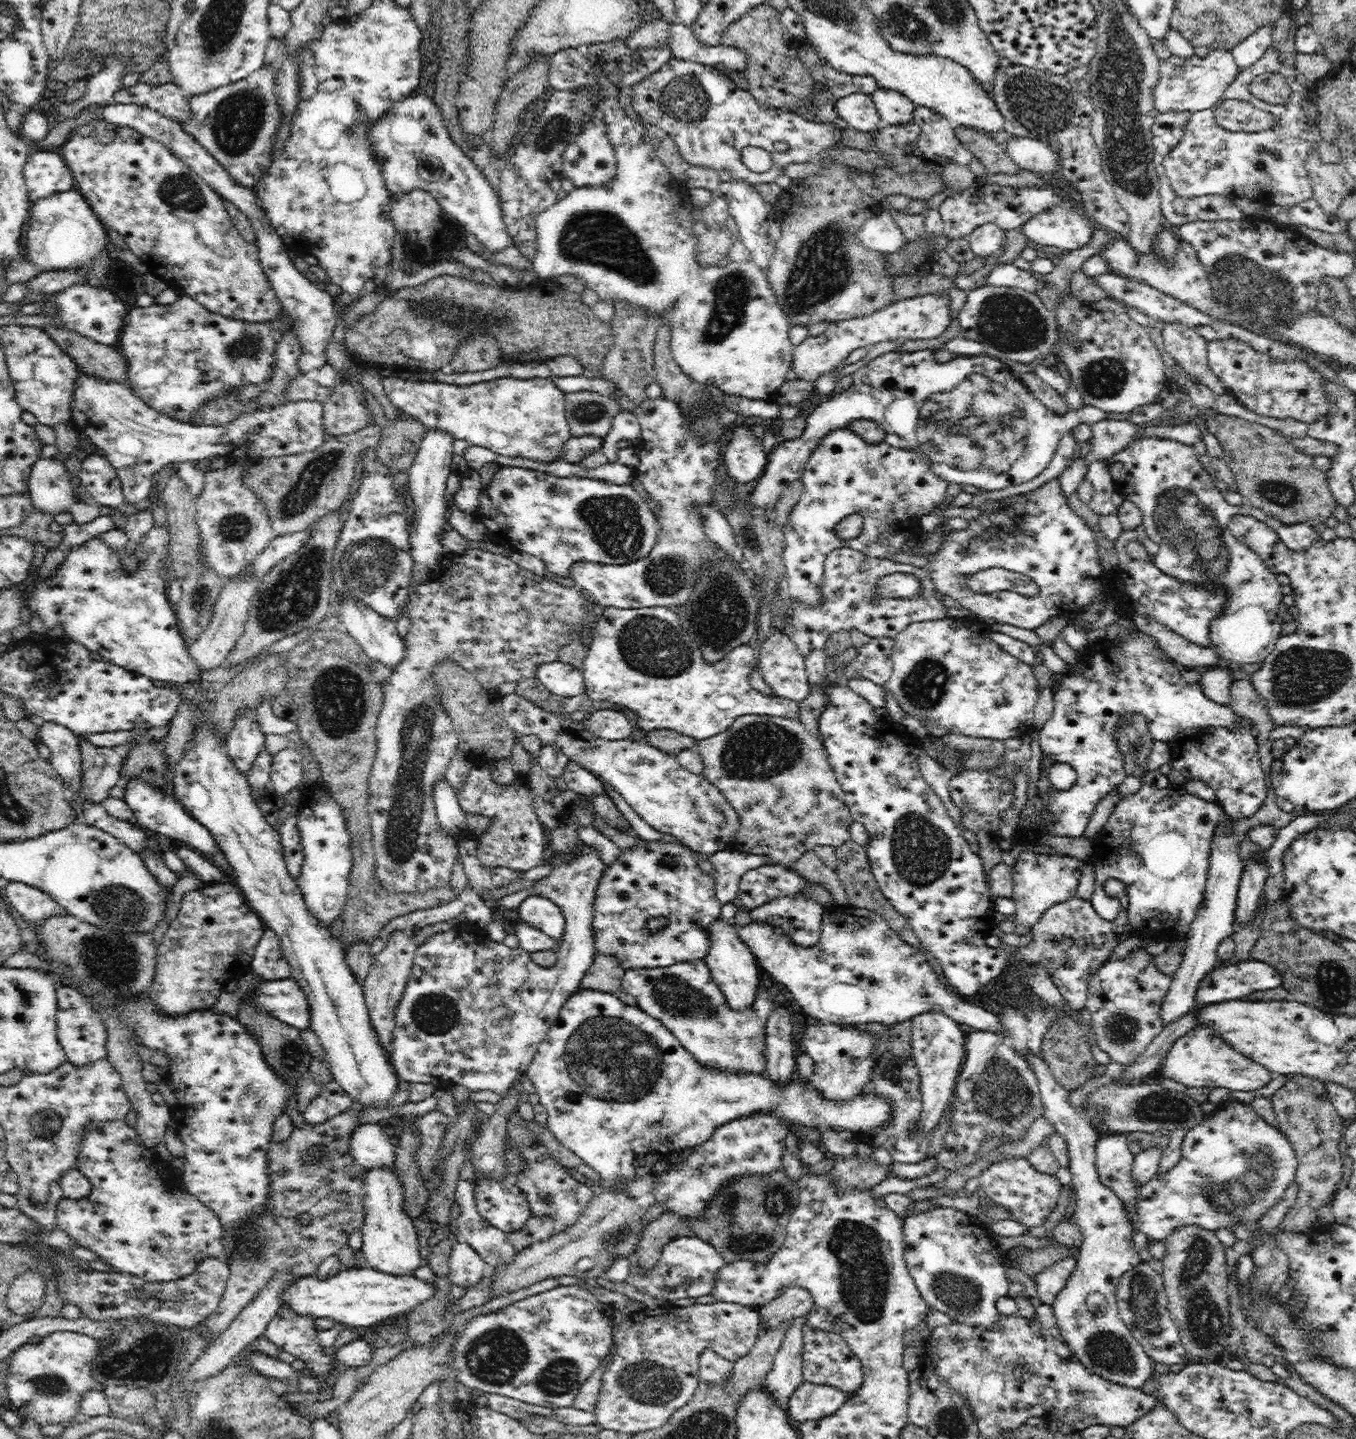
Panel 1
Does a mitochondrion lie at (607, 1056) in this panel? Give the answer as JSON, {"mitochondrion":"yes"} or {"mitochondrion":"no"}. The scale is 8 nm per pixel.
{"mitochondrion":"yes"}

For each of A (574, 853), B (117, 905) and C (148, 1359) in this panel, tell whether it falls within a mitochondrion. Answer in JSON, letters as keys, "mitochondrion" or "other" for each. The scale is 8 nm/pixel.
{"A":"other","B":"mitochondrion","C":"mitochondrion"}

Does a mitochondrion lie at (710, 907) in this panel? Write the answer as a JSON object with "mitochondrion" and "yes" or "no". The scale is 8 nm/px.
{"mitochondrion":"no"}

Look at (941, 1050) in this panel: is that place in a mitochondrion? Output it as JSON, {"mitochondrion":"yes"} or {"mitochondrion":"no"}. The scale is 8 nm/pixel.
{"mitochondrion":"no"}

